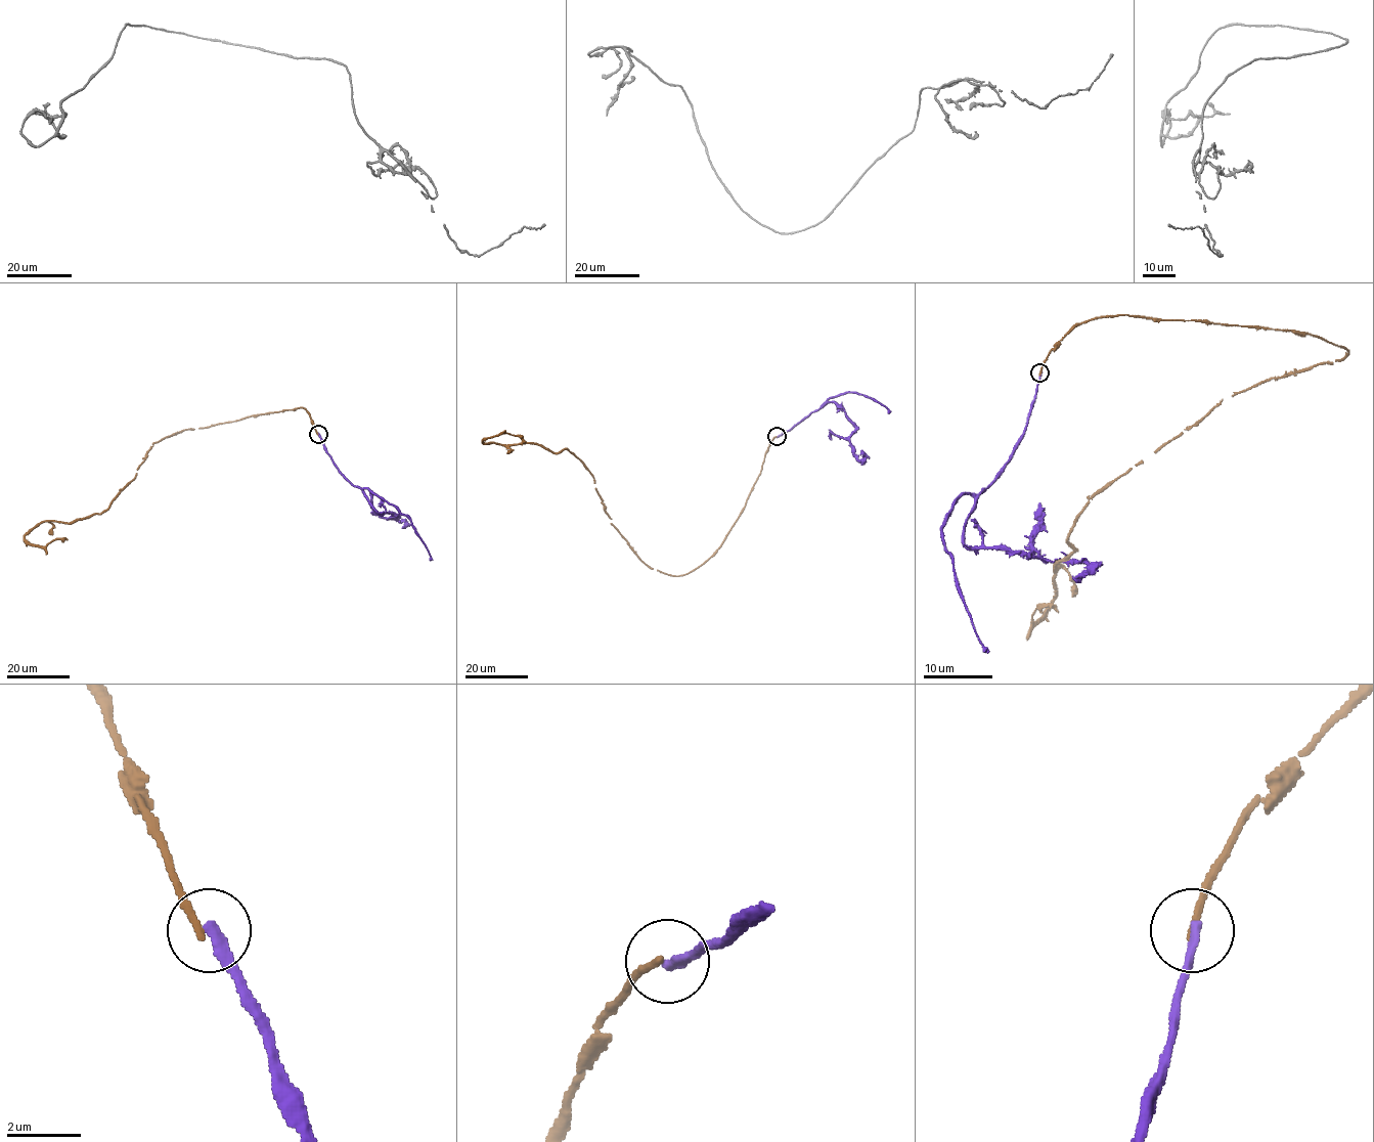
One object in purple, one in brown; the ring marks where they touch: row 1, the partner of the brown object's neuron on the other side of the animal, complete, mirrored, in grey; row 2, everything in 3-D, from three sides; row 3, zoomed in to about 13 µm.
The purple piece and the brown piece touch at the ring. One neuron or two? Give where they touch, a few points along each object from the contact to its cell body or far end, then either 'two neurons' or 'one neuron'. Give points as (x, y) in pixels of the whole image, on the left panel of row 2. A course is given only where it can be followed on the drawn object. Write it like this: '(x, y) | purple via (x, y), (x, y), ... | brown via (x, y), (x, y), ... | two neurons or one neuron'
(318, 434) | purple via (318, 434), (334, 465), (361, 490), (379, 513), (397, 515), (391, 518), (405, 523), (402, 527) | brown via (318, 434), (302, 407), (176, 432), (153, 442), (100, 514), (41, 521), (25, 536), (62, 541) | two neurons

